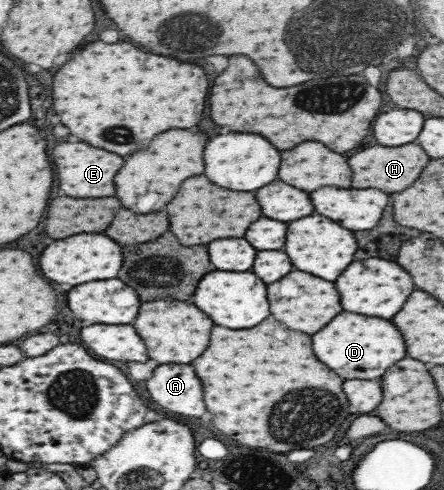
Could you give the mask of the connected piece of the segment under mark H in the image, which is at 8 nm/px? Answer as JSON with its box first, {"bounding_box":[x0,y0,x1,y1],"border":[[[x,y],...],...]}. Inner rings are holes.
{"bounding_box":[348,144,428,192],"border":[[[406,144],[406,146],[372,146],[366,148],[362,152],[356,152],[352,158],[348,158],[348,164],[352,166],[352,186],[368,186],[368,188],[378,188],[384,192],[402,192],[408,186],[412,186],[412,182],[416,182],[416,178],[422,174],[424,166],[428,164],[428,154],[424,154],[424,150],[418,144]]]}

